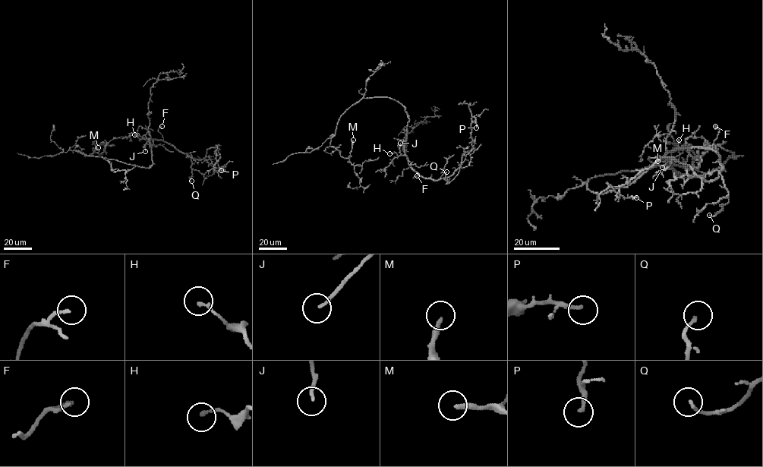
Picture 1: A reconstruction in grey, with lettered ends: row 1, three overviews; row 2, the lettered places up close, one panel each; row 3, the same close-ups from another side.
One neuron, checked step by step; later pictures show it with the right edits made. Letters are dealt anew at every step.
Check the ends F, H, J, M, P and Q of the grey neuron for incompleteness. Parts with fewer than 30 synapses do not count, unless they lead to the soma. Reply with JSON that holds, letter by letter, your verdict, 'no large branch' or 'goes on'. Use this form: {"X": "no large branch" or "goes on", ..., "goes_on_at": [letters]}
{"F": "no large branch", "H": "no large branch", "J": "no large branch", "M": "goes on", "P": "no large branch", "Q": "no large branch", "goes_on_at": ["M"]}

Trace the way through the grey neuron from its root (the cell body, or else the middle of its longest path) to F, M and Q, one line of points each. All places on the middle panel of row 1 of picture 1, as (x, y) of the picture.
F: (407, 124), (404, 152), (408, 163), (418, 174), (413, 178), (417, 175)
M: (407, 124), (408, 115), (398, 102), (387, 97), (362, 98), (341, 116), (330, 145), (348, 158), (353, 140)
Q: (407, 124), (404, 152), (408, 163), (424, 177), (435, 180), (443, 178), (446, 184), (446, 171)

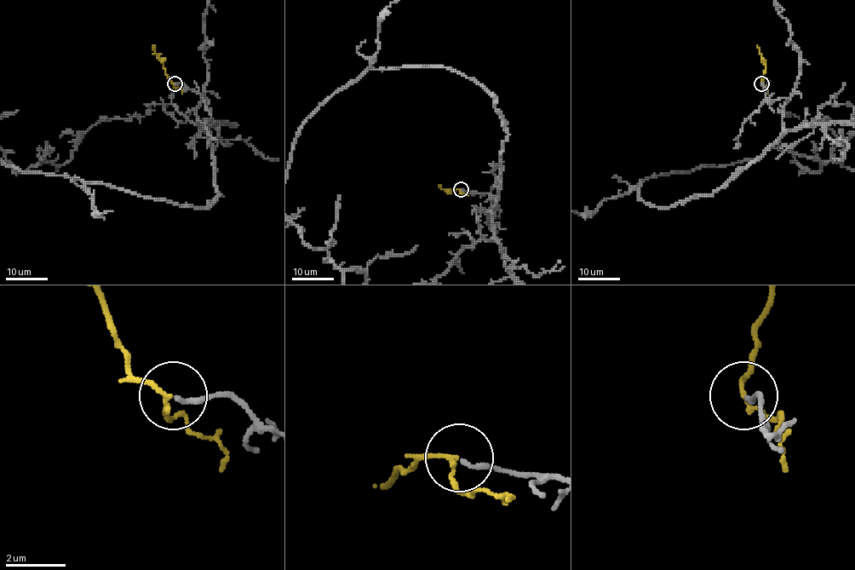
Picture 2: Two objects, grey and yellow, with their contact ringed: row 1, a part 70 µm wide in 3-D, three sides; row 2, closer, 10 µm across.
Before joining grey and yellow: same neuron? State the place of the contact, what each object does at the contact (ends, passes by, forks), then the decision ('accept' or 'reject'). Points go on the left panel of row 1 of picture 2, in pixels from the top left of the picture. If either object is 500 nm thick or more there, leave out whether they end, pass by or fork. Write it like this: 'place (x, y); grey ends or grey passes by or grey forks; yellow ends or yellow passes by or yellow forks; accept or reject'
place (175, 83); grey ends; yellow passes by; accept

